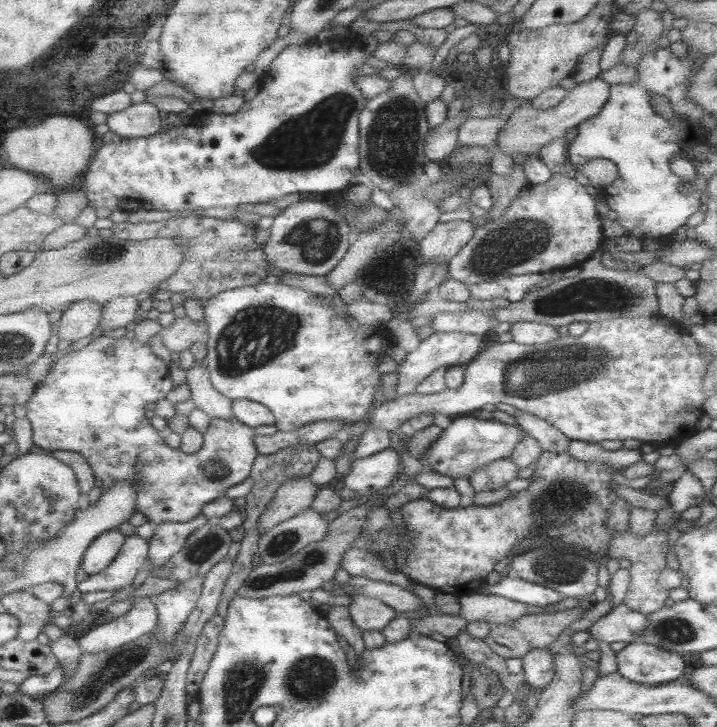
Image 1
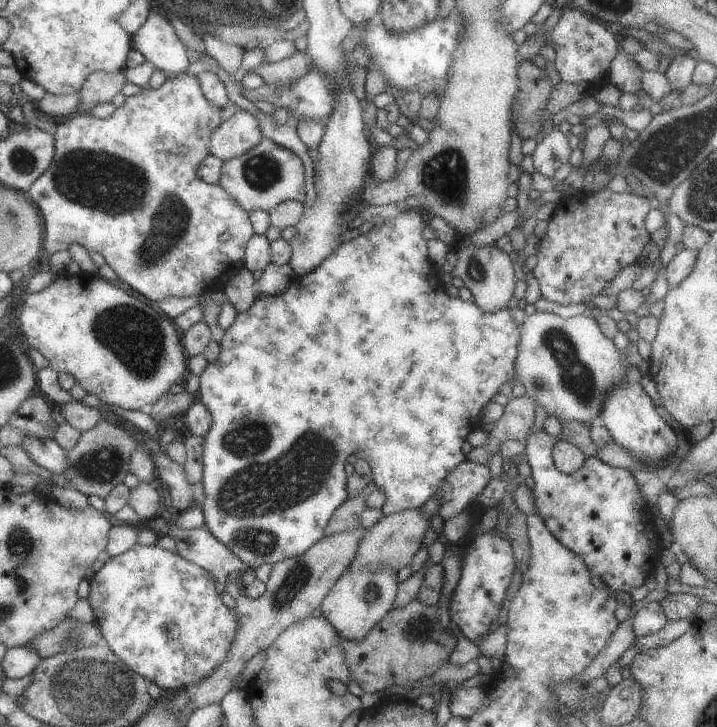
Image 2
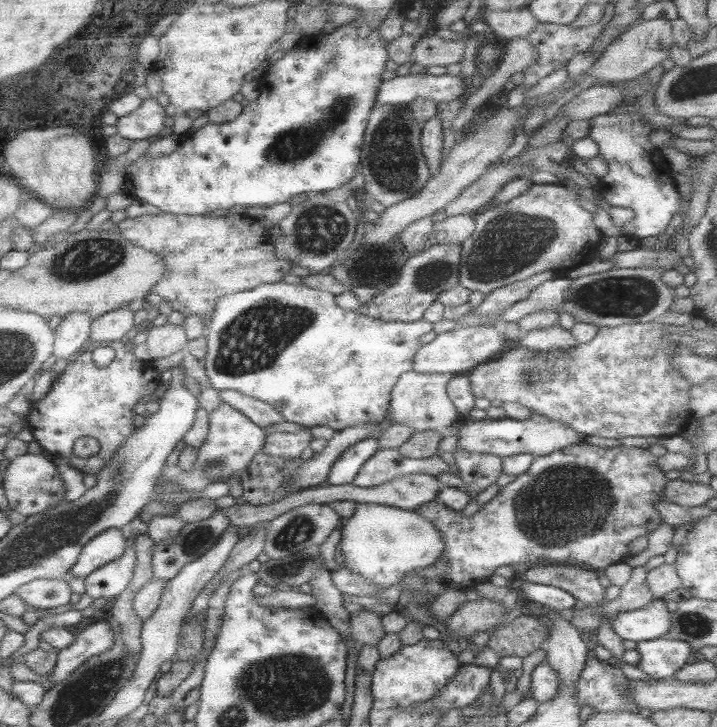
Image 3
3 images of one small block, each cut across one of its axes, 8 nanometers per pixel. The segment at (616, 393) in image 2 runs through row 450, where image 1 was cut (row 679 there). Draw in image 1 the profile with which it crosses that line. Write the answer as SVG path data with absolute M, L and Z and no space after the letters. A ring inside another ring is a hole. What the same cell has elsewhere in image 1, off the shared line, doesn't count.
M641 641L628 643L615 652L615 656L619 676L641 686L659 686L675 681L684 667L680 653Z

